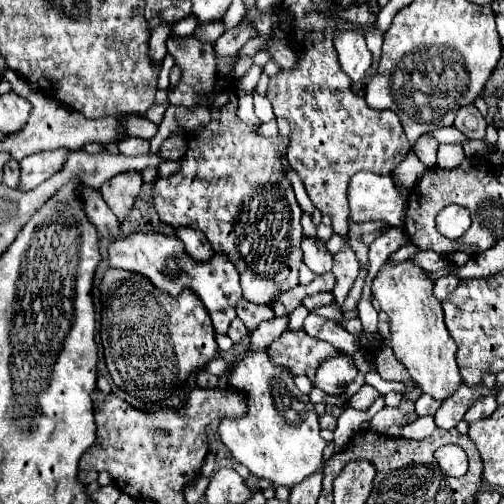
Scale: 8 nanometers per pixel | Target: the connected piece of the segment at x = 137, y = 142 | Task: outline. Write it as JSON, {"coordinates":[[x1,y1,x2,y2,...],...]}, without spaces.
{"coordinates":[[125,138,117,146,123,156,137,156,137,154,149,152,149,140,143,140,143,138]]}

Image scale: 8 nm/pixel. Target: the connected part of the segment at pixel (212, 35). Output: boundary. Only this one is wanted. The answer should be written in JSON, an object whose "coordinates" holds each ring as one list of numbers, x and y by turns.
{"coordinates":[[209,22,209,24,205,24,205,26,199,26,197,30,195,30,195,36,199,38,199,40,205,40,205,42,215,42,221,34,225,34,225,22]]}

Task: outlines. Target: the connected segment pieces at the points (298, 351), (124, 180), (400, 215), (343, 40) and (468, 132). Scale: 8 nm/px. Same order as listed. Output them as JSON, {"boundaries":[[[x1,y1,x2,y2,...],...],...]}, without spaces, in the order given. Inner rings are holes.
{"boundaries":[[[287,330,267,350,277,366,289,368,295,376,305,374,309,378,315,378,315,372,323,360,341,354,329,342,311,338,303,330]],[[129,170,129,172,117,174,109,182,105,182,99,188,99,192,101,192,103,200,107,202,107,206,113,210,113,214,119,220,125,220,135,204,135,198,137,198,141,186,143,186,141,172]],[[357,172,347,186,347,202,351,222,381,220,399,228,405,220,407,200,395,190,391,176]],[[339,30,333,34,333,38,343,72,349,74,353,82,359,82,369,70,373,58,365,44,365,38,357,30]],[[473,104,471,106,463,106,457,112,457,118,455,118,453,126,457,130,461,130,469,138,479,138,479,140,485,138,485,128,487,128,485,118,479,114,479,110]]]}

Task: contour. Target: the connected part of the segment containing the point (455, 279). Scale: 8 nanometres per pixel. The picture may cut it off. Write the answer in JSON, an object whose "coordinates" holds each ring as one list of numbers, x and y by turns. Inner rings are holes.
{"coordinates":[[445,274,441,278,435,280,435,288,433,288,433,294,439,298,439,300,445,300,457,286,459,286,461,278,457,274]]}

